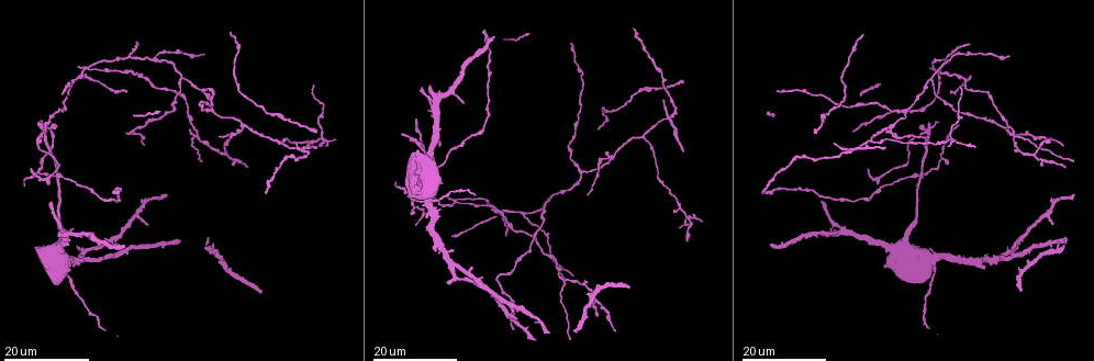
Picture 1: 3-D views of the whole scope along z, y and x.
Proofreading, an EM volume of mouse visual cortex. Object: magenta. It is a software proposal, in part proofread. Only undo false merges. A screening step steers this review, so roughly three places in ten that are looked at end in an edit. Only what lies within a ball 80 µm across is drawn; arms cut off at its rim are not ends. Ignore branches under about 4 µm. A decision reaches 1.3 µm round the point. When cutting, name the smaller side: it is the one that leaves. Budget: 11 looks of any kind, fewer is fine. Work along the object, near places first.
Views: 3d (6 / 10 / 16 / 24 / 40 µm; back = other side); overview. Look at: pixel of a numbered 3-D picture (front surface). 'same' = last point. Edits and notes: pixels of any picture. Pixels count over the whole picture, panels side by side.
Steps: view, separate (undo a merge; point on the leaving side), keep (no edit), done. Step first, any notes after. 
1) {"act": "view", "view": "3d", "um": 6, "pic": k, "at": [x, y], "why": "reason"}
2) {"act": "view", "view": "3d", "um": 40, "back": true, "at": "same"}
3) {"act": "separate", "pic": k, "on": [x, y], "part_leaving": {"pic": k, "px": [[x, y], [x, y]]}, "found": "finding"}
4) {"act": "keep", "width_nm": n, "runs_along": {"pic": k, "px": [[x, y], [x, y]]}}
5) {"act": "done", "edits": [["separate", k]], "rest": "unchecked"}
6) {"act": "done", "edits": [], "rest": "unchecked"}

{"act": "view", "view": "3d", "um": 24, "pic": 1, "at": [669, 115], "why": "looks like a crossing"}

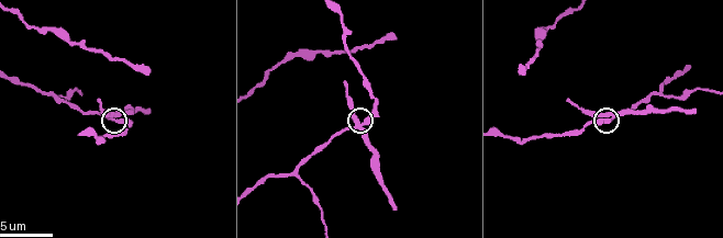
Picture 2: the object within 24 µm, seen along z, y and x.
{"act": "view", "view": "3d", "um": 10, "pic": 2, "at": [607, 116]}

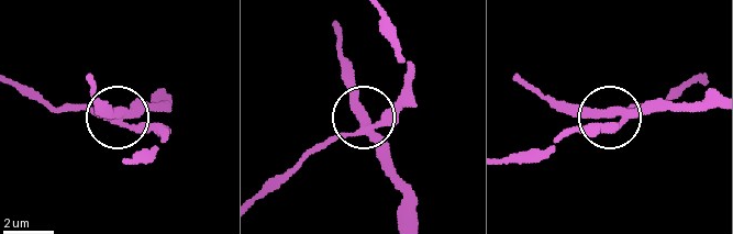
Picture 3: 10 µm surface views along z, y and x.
{"act": "separate", "pic": 3, "on": [354, 97], "part_leaving": {"pic": 3, "px": [[624, 115], [710, 109]]}, "found": "two neurons meet here"}

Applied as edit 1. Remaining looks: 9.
{"act": "view", "view": "3d", "um": 24, "pic": 1, "at": [891, 127], "why": "two arms in line, one across"}

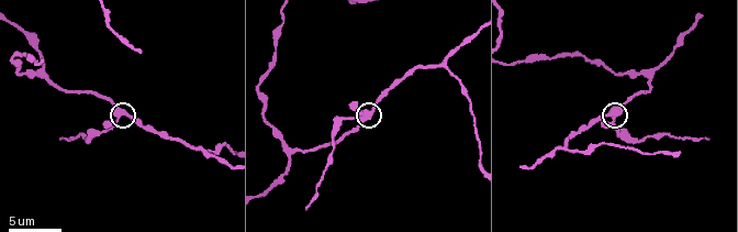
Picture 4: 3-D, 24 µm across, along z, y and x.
{"act": "view", "view": "3d", "um": 6, "pic": 4, "at": [611, 112], "why": "zoom in"}

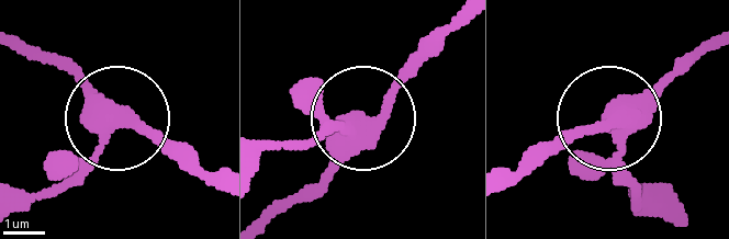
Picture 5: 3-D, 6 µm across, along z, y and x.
{"act": "separate", "pic": 5, "on": [48, 158], "arms": 3, "part_leaving": {"pic": 5, "px": [[620, 154], [663, 206]]}, "found": "two neurons meet here"}

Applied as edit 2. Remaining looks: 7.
{"act": "view", "view": "3d", "um": 16, "pic": 1, "at": [322, 139], "why": "four-way junction"}

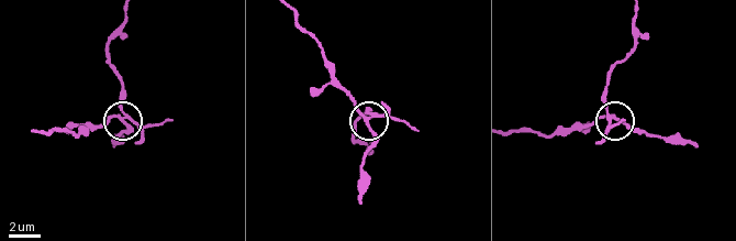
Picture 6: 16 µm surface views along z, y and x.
{"act": "view", "view": "3d", "um": 6, "pic": 6, "at": [371, 118]}

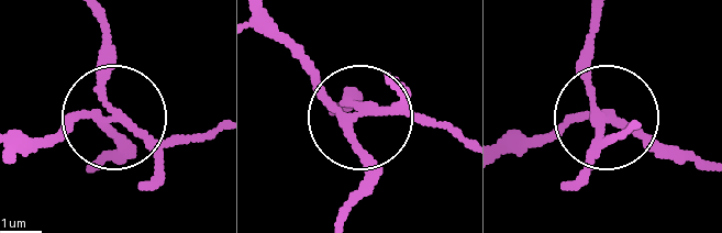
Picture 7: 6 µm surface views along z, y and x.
{"act": "separate", "pic": 7, "on": [156, 152], "arms": 4, "found": "two neurons meet here"}

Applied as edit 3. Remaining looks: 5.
{"act": "view", "view": "3d", "um": 16, "pic": 4, "at": [442, 64], "why": "three arms meet"}

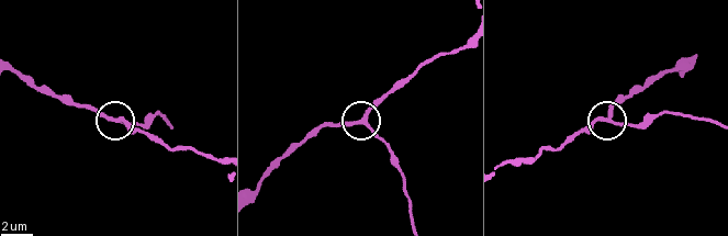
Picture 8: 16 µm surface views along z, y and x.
{"act": "keep", "runs_along": {"pic": 8, "px": [[257, 183], [280, 160], [327, 125], [367, 125], [389, 147]]}, "found": "all the same neuron"}

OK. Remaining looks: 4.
{"act": "view", "view": "3d", "um": 16, "pic": 1, "at": [197, 136], "why": "looks like a crossing"}

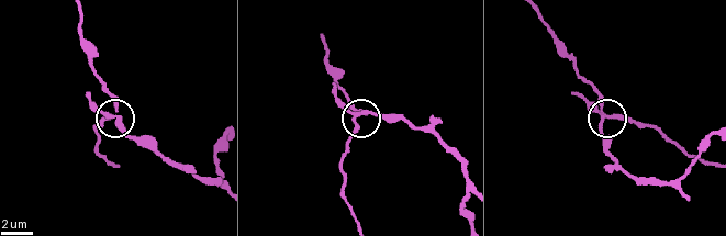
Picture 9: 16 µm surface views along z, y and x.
{"act": "view", "view": "3d", "um": 10, "pic": 9, "at": [605, 118]}

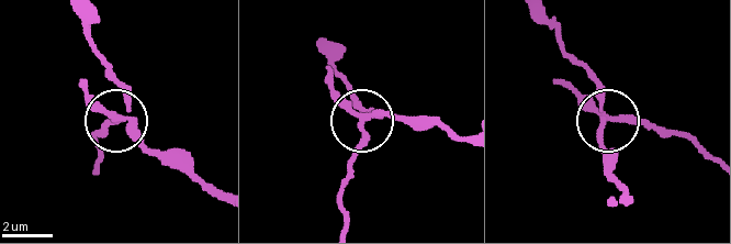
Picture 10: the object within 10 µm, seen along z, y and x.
{"act": "separate", "pic": 10, "on": [96, 98], "part_leaving": {"pic": 10, "px": [[125, 115], [93, 134], [100, 159]]}, "found": "a second neuron is stuck on"}

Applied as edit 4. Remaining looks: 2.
{"act": "done", "edits": [["separate", 3], ["separate", 5], ["separate", 7], ["separate", 10]], "rest": "unchecked"}

